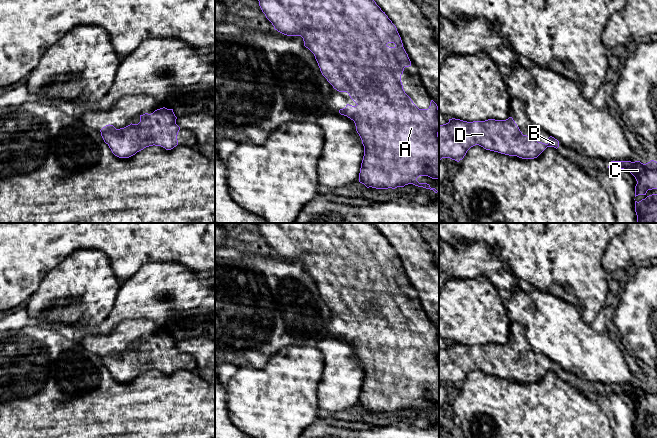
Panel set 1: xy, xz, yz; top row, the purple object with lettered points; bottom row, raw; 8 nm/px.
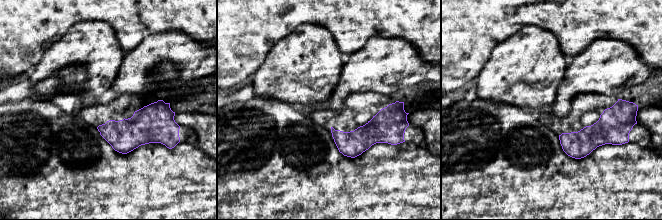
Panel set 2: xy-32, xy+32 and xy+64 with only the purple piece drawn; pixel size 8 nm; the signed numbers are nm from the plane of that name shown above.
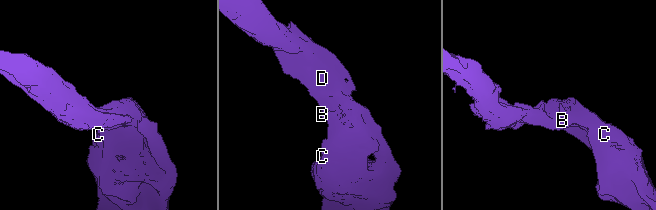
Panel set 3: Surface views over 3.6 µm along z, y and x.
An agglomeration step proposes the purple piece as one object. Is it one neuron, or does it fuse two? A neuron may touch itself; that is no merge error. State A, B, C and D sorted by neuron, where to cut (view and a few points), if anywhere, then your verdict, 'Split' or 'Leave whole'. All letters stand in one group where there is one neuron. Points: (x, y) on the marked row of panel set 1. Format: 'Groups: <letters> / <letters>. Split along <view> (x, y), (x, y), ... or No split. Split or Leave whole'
Groups: A B C D. No split. Leave whole

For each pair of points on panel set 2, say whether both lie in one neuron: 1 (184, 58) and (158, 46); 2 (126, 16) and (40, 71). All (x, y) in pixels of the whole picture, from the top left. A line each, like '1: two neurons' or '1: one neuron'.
1: one neuron
2: two neurons

